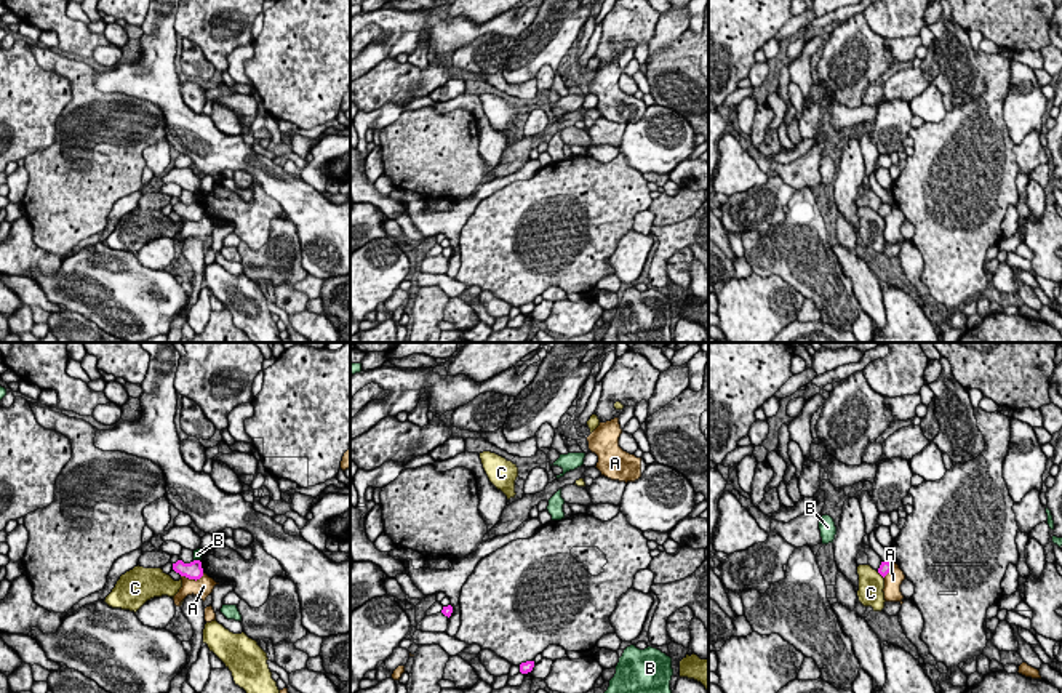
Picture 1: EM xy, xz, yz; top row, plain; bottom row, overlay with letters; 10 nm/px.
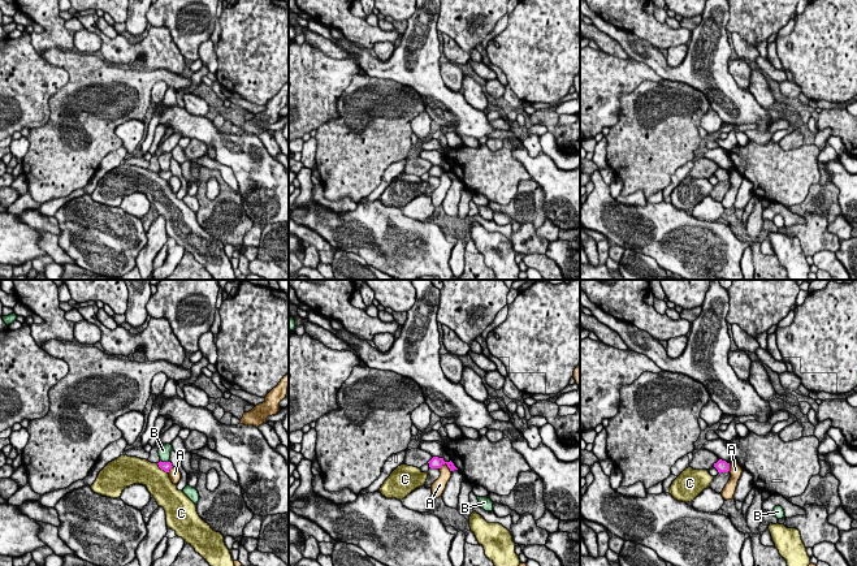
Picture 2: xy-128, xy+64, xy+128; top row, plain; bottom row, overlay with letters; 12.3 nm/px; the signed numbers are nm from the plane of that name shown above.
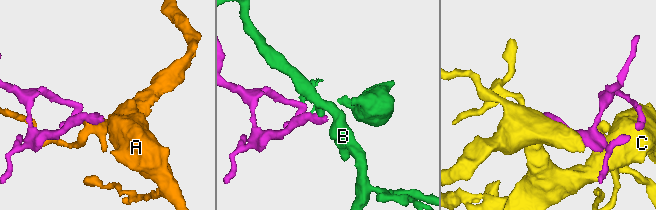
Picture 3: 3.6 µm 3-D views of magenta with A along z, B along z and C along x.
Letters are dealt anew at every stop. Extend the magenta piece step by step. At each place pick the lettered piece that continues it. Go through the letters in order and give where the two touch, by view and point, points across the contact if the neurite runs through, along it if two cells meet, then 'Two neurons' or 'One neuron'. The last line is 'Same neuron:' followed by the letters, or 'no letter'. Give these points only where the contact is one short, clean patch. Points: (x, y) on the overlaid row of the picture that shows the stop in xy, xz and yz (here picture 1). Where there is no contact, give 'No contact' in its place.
A: Touches magenta at xy (192, 578). Two neurons
B: Touches magenta at xy (197, 560). Boundary: xy (194, 559), (199, 560). Two neurons
C: Touches magenta at yz (880, 573). Two neurons
Same neuron: no letter

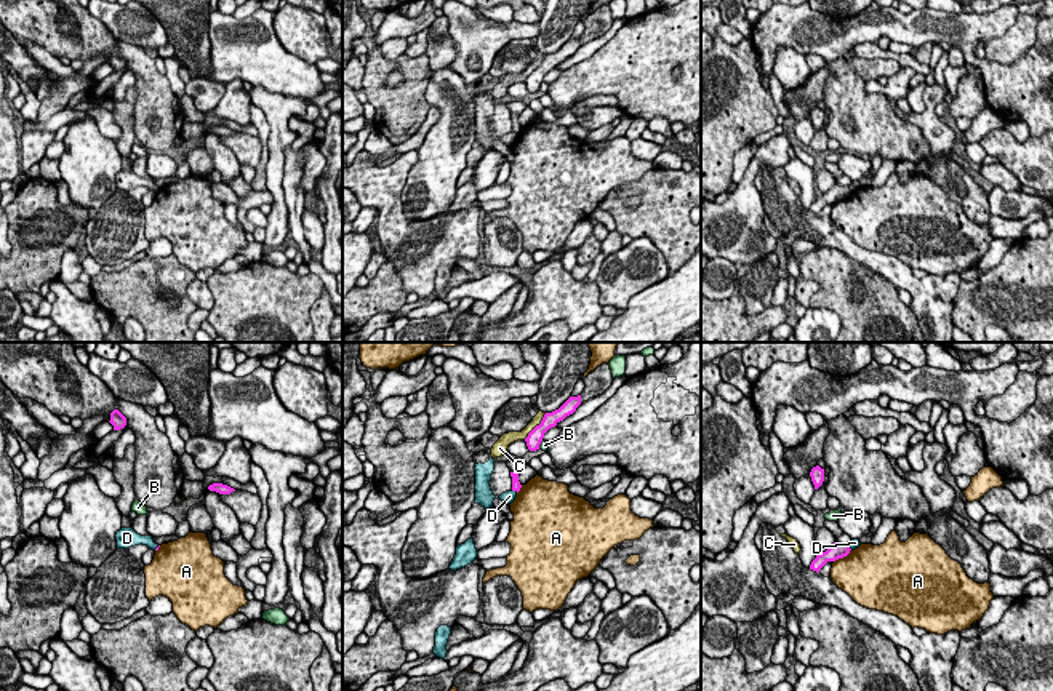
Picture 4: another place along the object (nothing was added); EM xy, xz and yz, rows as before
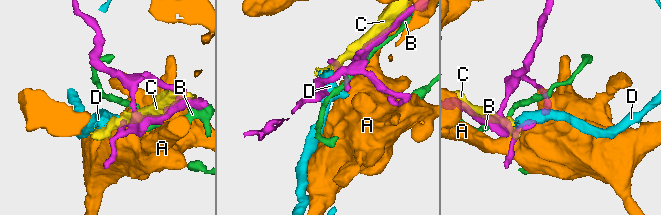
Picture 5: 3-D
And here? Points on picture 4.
A: Touches magenta at yz (842, 557). Two neurons
B: Touches magenta at xz (540, 443). Two neurons
C: Touches magenta at xz (536, 426). Two neurons
D: Touches magenta at xz (516, 490). Boundary: xz (512, 490), (517, 491). Two neurons
Same neuron: no letter

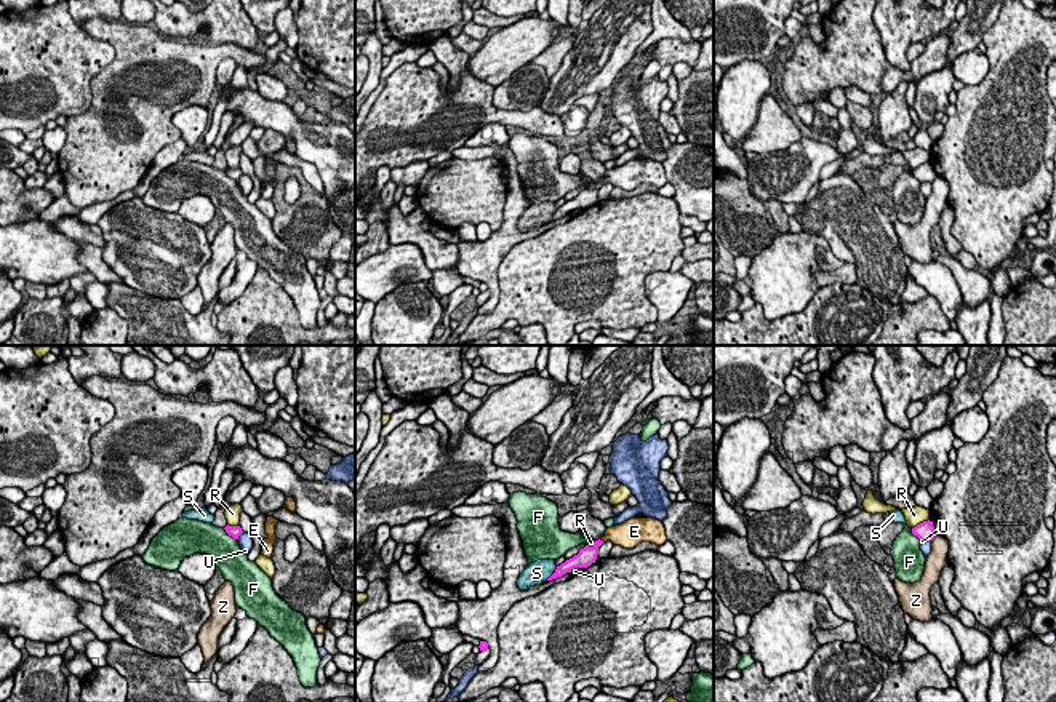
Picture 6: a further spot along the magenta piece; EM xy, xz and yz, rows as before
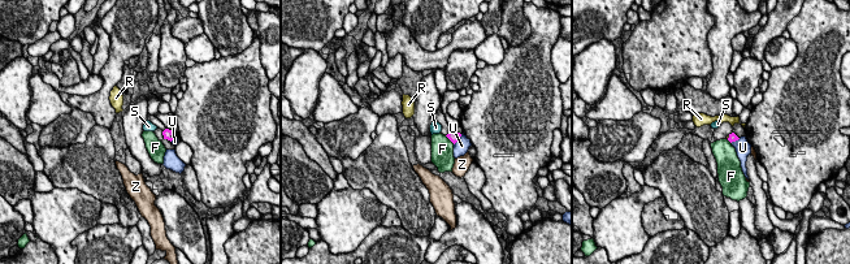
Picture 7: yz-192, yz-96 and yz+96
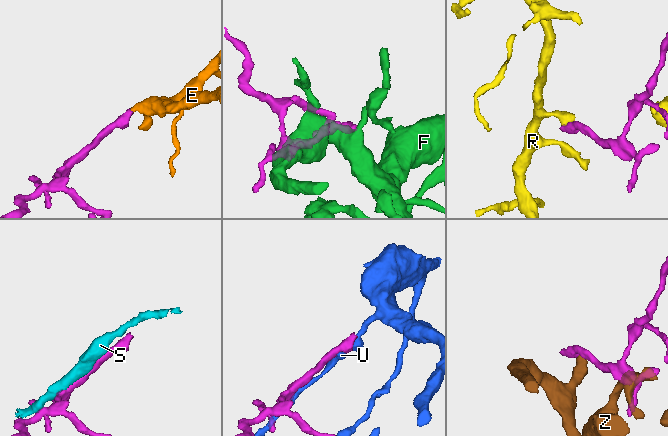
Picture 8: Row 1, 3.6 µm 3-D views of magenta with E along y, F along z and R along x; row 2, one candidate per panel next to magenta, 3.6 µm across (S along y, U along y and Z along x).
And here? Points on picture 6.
E: Touches magenta at xz (602, 541). Path across: xz (588, 555), (602, 541), (610, 534), (626, 534). One neuron
F: Touches magenta at xy (229, 534). Two neurons
R: Touches magenta at yz (920, 523). Boundary: yz (928, 518), (912, 528). Two neurons
S: Touches magenta at xz (554, 573). Two neurons
U: Touches magenta at xy (239, 534). Two neurons
Z: Touches magenta at yz (935, 534). Boundary: yz (936, 533), (932, 539). Two neurons
Same neuron: E

